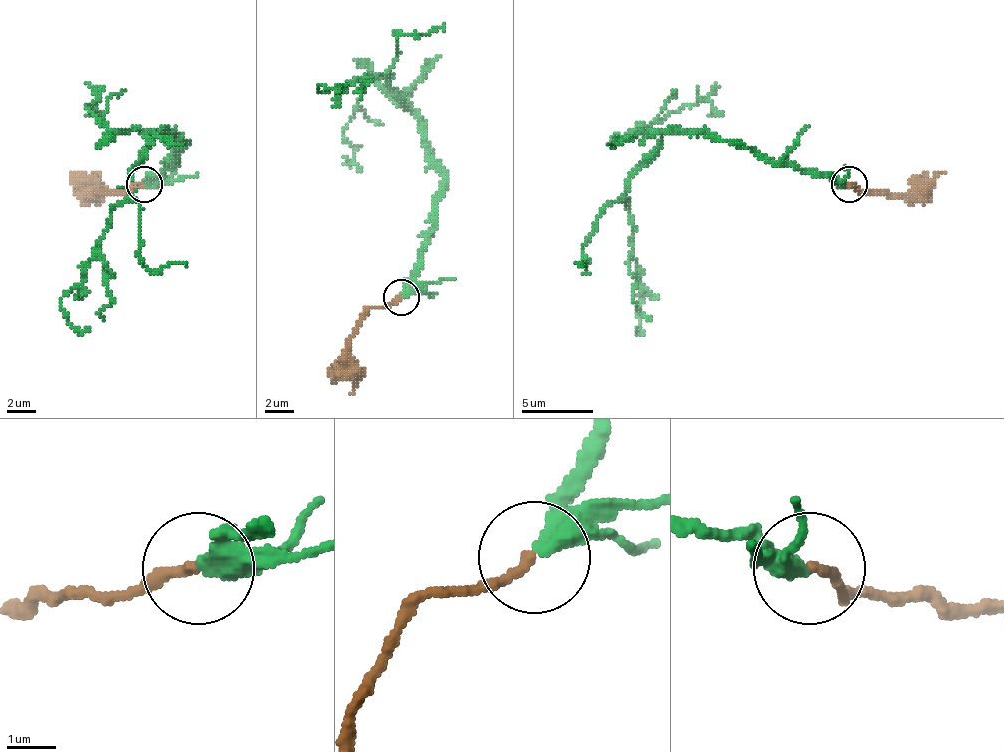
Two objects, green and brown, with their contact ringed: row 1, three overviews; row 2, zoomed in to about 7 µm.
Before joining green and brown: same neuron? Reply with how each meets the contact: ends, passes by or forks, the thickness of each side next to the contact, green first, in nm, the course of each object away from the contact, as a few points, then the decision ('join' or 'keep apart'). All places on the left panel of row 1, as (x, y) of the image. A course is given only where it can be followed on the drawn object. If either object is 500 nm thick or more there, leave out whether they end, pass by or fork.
green ends | brown ends | 400/200 nm | green via (143, 183), (175, 162), (182, 140), (157, 133), (85, 277), (60, 298), (64, 316), (89, 327) | brown via (143, 183), (92, 194), (92, 173) | keep apart

